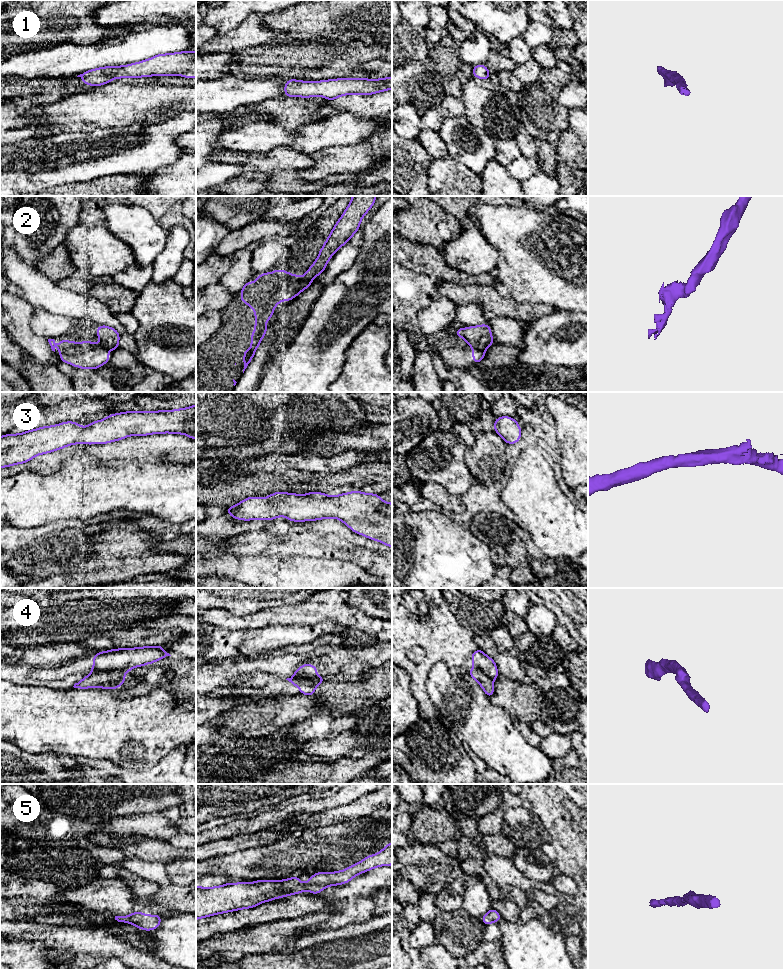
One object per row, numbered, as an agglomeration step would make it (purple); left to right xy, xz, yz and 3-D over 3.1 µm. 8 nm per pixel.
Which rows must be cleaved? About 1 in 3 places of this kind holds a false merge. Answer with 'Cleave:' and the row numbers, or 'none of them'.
Cleave: 2, 4

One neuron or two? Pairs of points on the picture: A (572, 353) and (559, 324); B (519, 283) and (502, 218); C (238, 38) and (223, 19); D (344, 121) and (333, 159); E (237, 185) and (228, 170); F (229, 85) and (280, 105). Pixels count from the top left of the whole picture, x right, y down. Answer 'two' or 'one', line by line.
A: one
B: one
C: two
D: two
E: two
F: two

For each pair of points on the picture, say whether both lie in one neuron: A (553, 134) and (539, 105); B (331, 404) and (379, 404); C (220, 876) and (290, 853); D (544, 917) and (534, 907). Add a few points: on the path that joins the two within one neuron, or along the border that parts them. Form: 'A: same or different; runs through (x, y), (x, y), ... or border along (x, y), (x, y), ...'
A: same; runs through (545, 129), (540, 124), (539, 113)
B: different; border along (358, 402), (368, 420)
C: same; runs through (237, 867), (254, 863), (273, 862)
D: same; runs through (542, 915), (536, 909)

